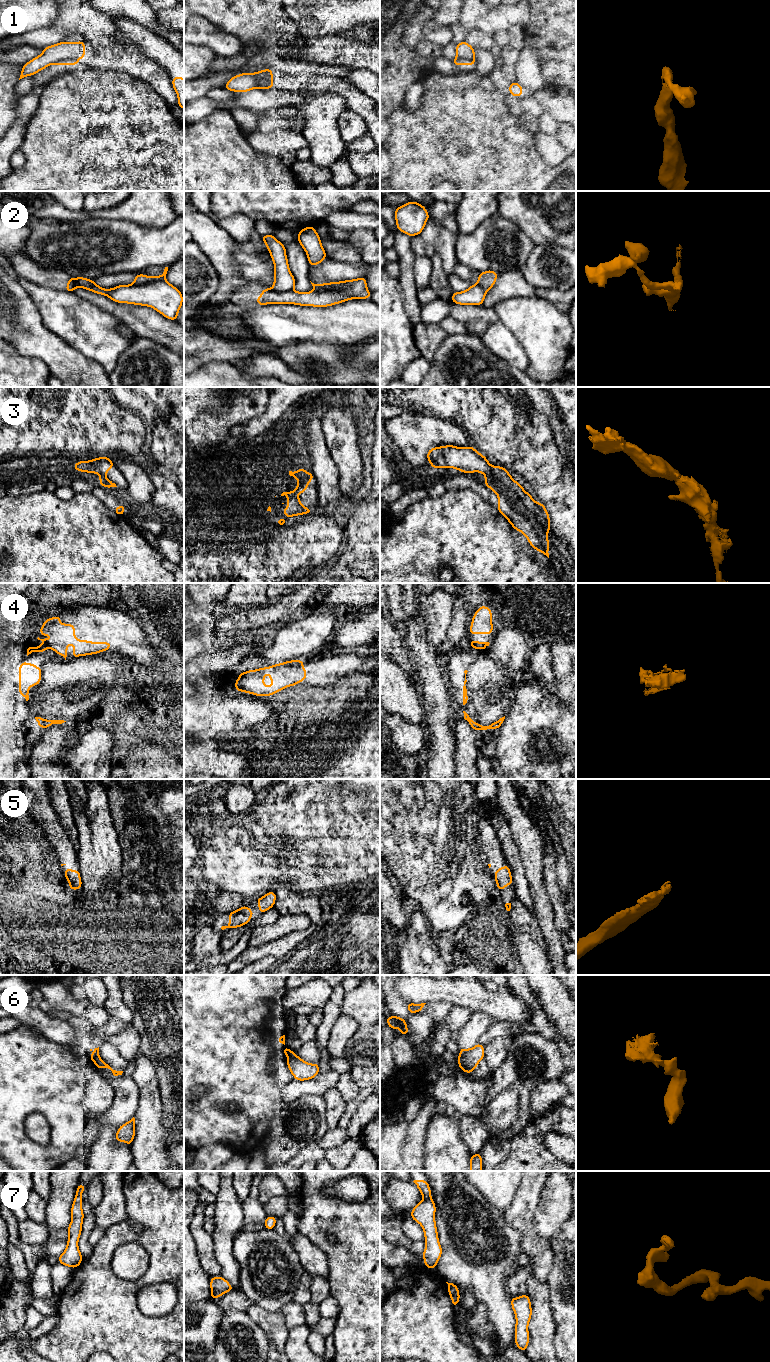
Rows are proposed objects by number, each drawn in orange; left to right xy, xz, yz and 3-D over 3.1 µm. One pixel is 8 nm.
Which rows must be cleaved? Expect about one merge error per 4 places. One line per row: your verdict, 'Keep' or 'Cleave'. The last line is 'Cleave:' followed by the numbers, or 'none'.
1: Cleave
2: Cleave
3: Keep
4: Cleave
5: Keep
6: Cleave
7: Keep
Cleave: 1, 2, 4, 6

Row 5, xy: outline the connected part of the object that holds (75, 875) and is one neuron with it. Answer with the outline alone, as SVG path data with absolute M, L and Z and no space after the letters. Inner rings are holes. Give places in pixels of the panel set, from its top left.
M64 869L64 875L67 879L67 882L70 884L68 889L75 891L76 889L82 888L79 869L77 871L74 871L73 869Z

